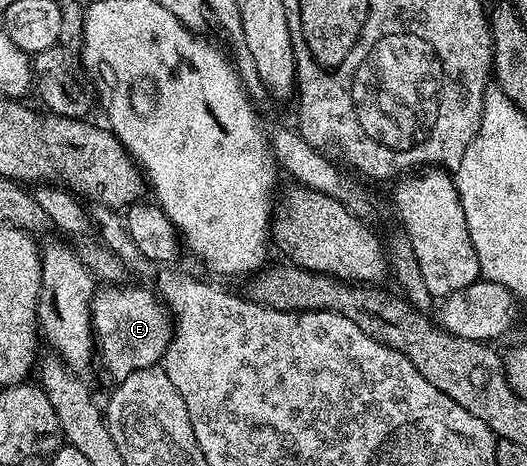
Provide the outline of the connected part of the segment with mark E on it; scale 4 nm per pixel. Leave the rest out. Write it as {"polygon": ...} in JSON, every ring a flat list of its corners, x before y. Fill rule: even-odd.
{"polygon":[[99,286,90,304,98,363,118,383,140,369,157,366,166,355,173,335,169,310,152,289,151,292,140,287,122,286]]}

